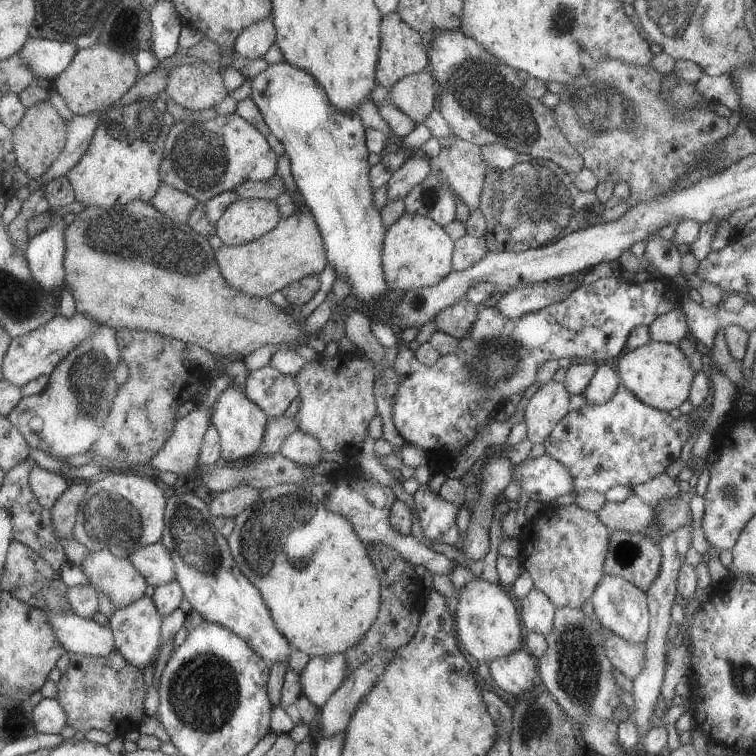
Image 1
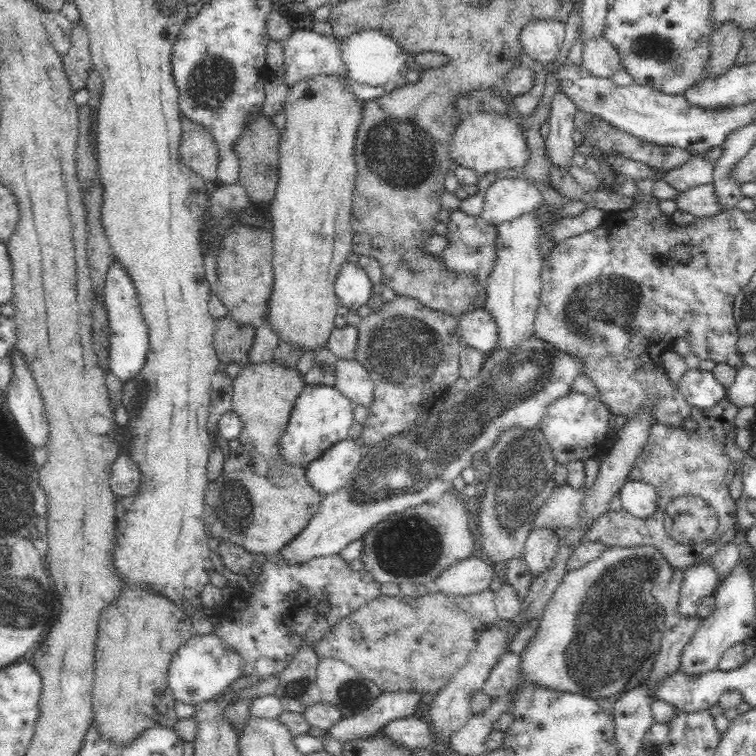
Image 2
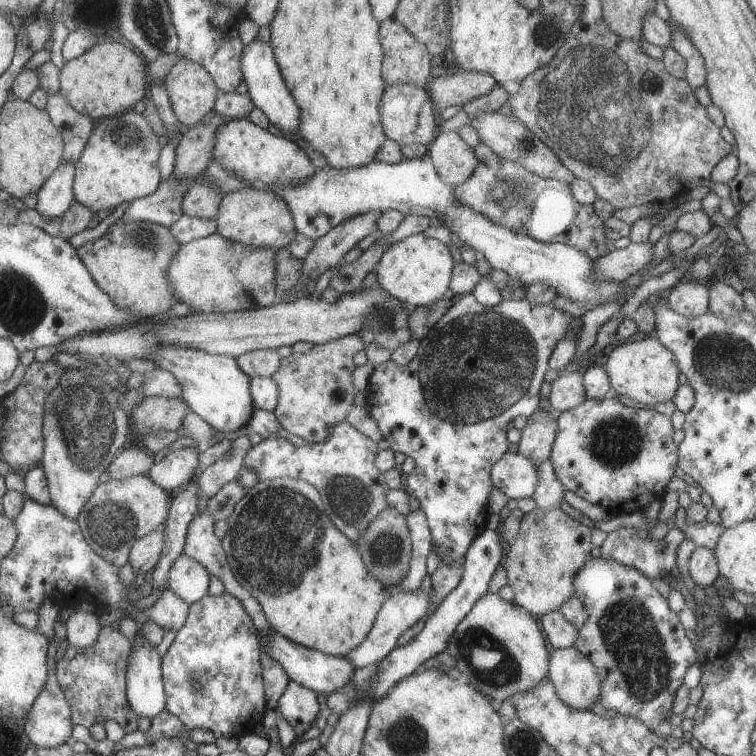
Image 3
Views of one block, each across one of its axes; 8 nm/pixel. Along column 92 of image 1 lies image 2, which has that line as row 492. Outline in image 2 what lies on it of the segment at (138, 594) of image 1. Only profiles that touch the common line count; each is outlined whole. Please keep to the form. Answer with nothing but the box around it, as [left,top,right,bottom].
[533,484,586,532]

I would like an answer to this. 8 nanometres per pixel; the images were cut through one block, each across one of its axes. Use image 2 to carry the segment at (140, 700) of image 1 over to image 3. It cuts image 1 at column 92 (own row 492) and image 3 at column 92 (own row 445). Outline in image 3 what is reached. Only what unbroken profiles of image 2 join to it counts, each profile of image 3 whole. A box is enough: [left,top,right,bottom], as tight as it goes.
[57,624,139,733]

